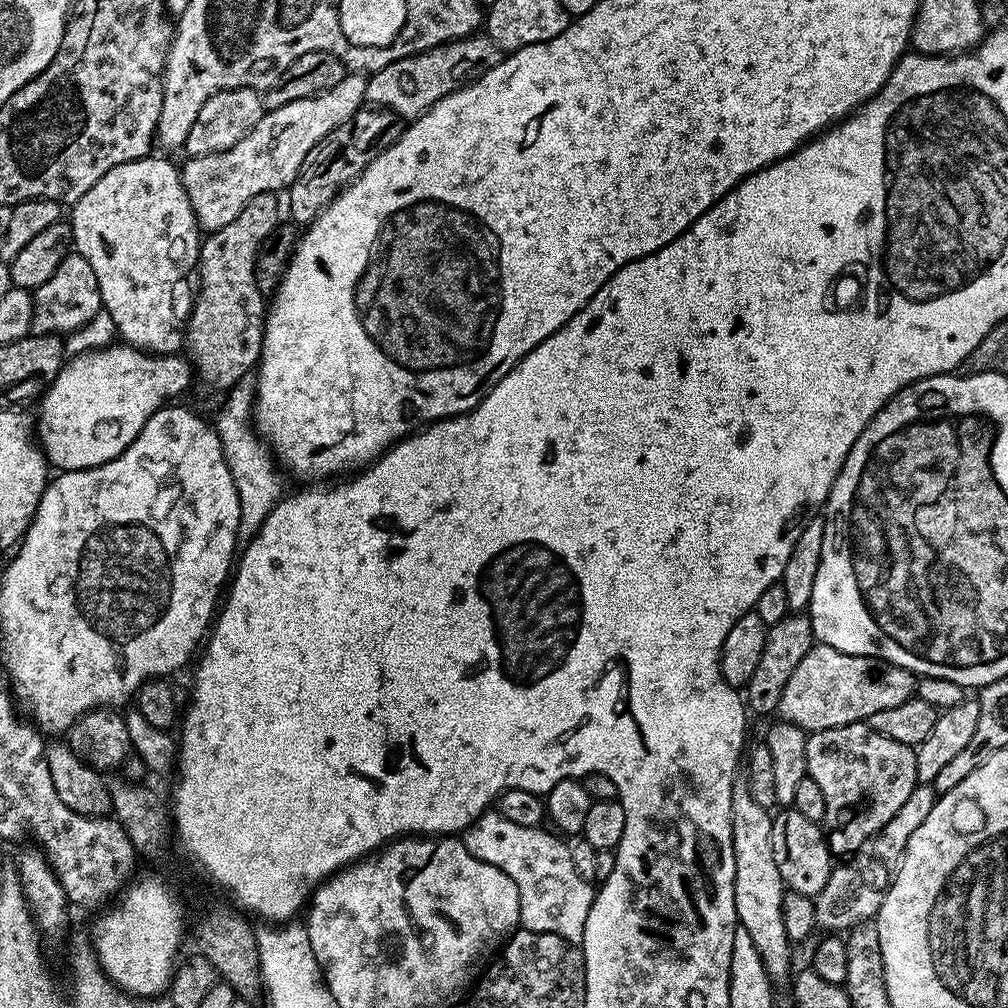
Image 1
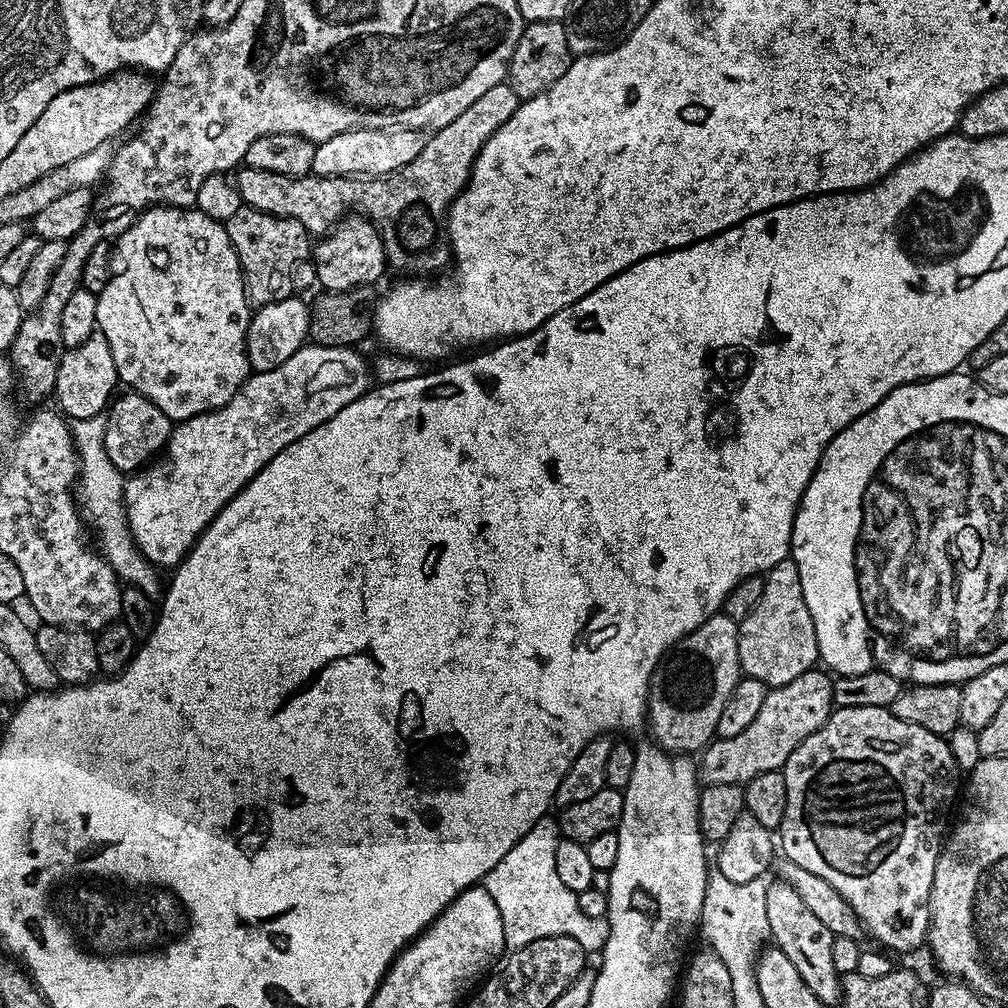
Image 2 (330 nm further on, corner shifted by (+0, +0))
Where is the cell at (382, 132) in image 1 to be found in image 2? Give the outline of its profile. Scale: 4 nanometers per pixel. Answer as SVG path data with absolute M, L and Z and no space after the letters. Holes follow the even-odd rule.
M349 214L338 221L328 233L315 241L310 252L311 263L316 263L316 278L324 286L325 291L340 292L351 290L360 285L373 285L388 268L388 259L382 246L382 238L378 230L367 216Z

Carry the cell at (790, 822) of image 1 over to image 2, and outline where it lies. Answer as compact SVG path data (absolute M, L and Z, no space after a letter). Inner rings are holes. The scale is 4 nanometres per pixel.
M783 882L769 883L766 890L766 922L770 922L768 931L771 943L794 962L798 974L802 974L802 982L810 986L814 998L826 1006L836 1006L840 1003L841 977L834 970L830 946L832 932L822 926L822 921L806 907L806 902L798 898L794 886ZM776 883L776 884L775 884Z

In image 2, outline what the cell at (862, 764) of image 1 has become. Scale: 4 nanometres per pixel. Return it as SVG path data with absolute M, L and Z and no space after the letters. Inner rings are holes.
M878 706L836 708L827 722L814 734L810 734L810 738L803 740L794 750L794 754L790 754L782 771L786 778L786 814L778 829L779 851L781 848L784 851L781 853L786 859L802 866L802 870L810 870L810 874L816 874L826 882L830 882L830 886L834 886L834 890L854 910L861 925L867 931L868 928L872 931L873 938L880 943L877 945L893 953L912 952L920 947L923 949L928 939L930 922L928 899L934 882L934 866L940 857L940 849L946 839L946 829L949 827L948 816L944 811L956 800L958 769L947 739L930 730L922 730L922 726L914 726L914 722L902 722L902 718L894 718L892 711L887 708Z

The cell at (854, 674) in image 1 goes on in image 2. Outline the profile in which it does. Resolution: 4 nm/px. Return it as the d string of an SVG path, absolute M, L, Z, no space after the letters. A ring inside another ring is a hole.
M813 670L802 674L802 678L794 678L794 682L786 682L786 686L778 686L766 694L766 702L758 709L754 722L742 730L742 734L734 738L716 738L707 748L703 749L698 760L698 776L704 784L747 784L750 778L767 772L778 772L784 763L794 754L794 750L810 734L814 734L825 724L834 711L832 702L833 677L824 670Z

